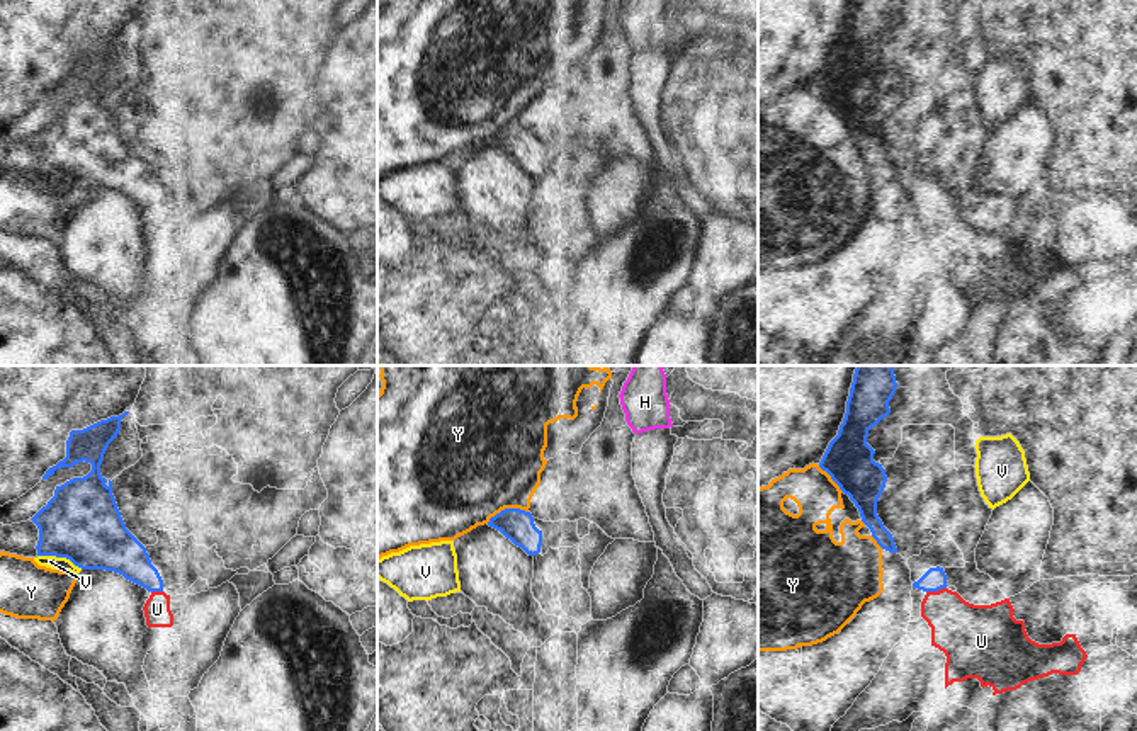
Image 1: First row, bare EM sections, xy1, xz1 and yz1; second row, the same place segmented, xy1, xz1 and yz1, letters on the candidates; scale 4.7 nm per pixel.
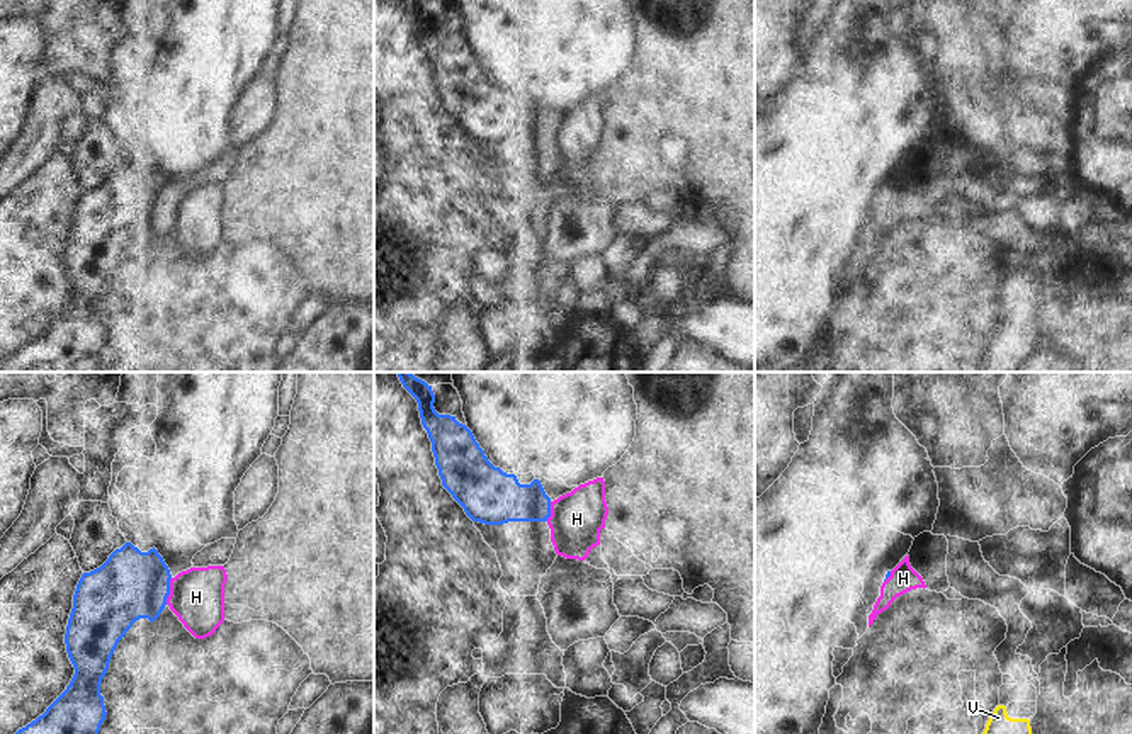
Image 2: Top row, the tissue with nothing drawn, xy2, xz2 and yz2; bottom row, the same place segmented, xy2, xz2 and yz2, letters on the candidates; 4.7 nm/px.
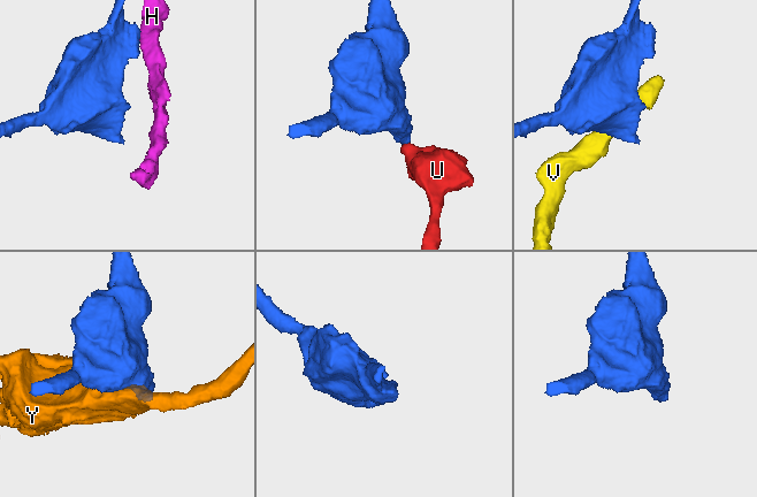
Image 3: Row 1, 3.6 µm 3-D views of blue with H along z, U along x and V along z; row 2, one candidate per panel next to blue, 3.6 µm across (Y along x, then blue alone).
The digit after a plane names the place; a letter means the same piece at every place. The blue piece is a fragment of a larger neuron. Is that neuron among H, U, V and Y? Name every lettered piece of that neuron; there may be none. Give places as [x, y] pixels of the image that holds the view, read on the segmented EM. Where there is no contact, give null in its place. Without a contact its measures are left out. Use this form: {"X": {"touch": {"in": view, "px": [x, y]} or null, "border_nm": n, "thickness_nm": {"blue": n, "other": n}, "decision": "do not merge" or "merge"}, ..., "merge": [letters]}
{"H": {"touch": {"in": "xy2", "px": [169, 592]}, "border_nm": 130, "thickness_nm": {"blue": 320, "other": 260}, "decision": "do not merge"}, "U": {"touch": {"in": "yz1", "px": [935, 590]}, "border_nm": 100, "thickness_nm": {"blue": 110, "other": 280}, "decision": "merge"}, "V": {"touch": {"in": "xy1", "px": [60, 556]}, "border_nm": 220, "thickness_nm": {"blue": 360, "other": 60}, "decision": "do not merge"}, "Y": {"touch": {"in": "xz1", "px": [507, 509]}, "border_nm": 200, "thickness_nm": {"blue": 150, "other": 500}, "decision": "do not merge"}, "merge": ["U"]}

